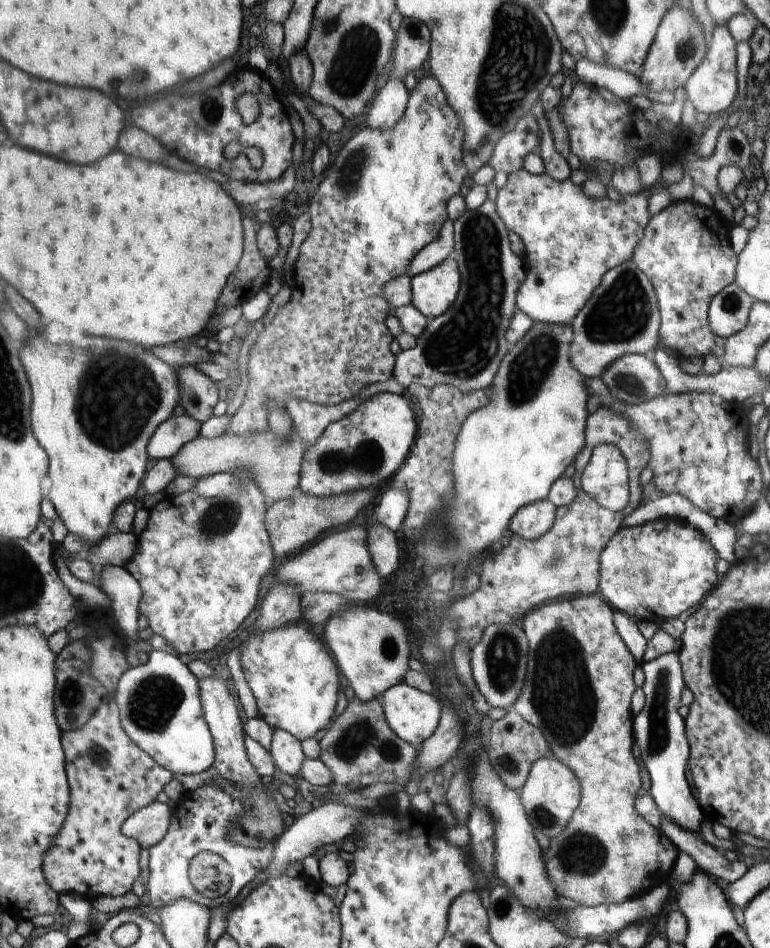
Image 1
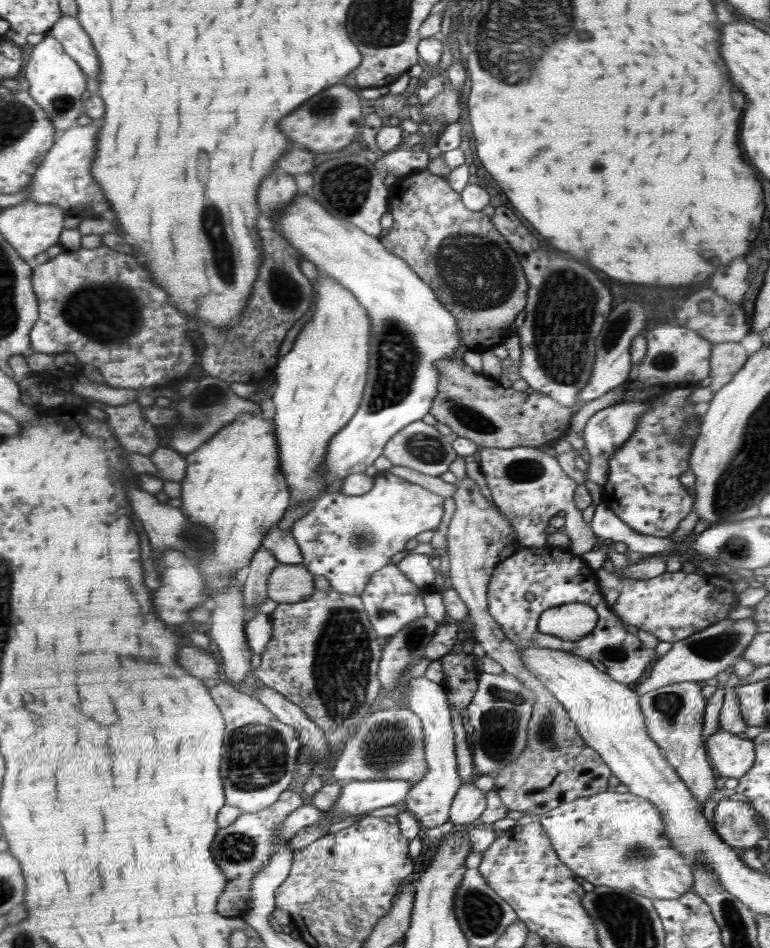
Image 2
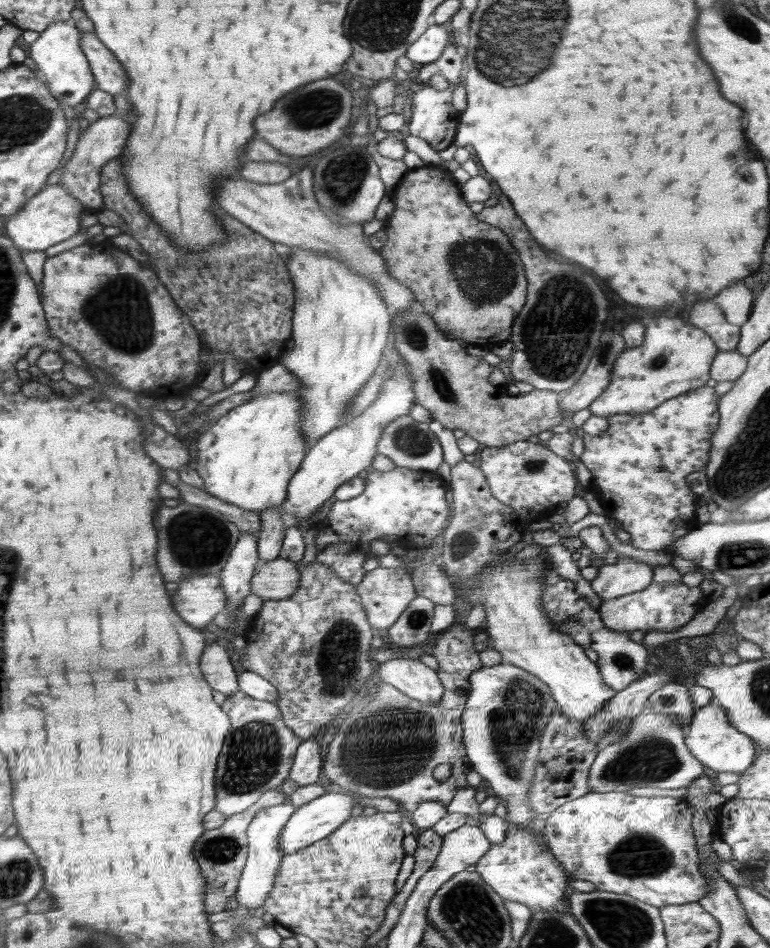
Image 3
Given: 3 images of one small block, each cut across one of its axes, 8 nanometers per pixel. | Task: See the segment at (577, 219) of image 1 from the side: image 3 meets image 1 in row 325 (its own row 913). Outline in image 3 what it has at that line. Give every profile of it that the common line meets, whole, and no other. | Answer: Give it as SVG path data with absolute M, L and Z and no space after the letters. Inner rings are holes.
M511 830L504 841L492 844L490 850L474 864L475 871L503 899L518 902L538 912L570 911L568 876L559 860L544 845L542 835Z

